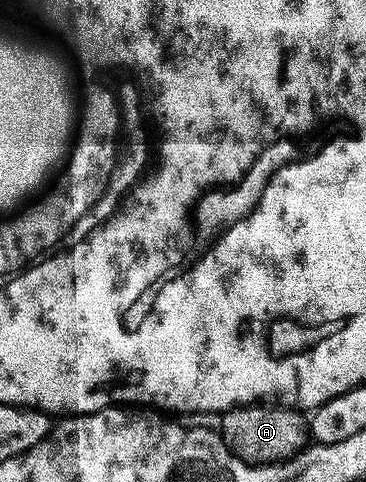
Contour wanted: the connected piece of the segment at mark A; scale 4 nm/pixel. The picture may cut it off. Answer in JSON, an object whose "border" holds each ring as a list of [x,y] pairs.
{"border":[[[241,405],[219,416],[218,434],[242,462],[249,465],[281,464],[303,451],[310,439],[310,427],[299,410],[288,405]]]}

